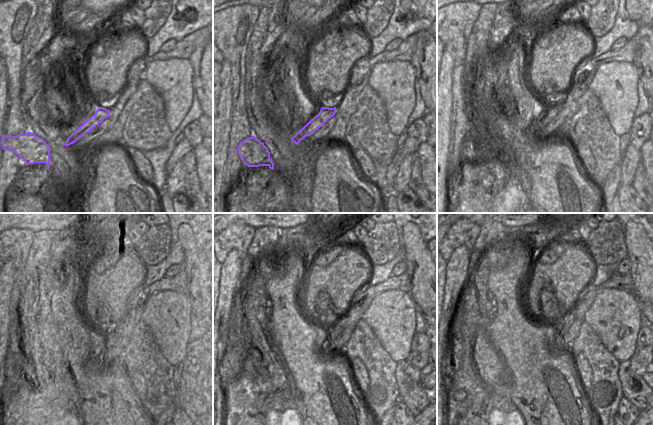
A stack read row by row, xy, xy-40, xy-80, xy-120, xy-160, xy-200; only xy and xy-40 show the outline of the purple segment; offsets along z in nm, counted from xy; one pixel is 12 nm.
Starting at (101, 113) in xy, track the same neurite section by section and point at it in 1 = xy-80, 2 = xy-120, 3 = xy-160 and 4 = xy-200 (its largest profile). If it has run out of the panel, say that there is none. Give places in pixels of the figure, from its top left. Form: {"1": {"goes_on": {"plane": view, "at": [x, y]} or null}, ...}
{"1": {"goes_on": {"plane": "xy-80", "at": [549, 113]}}, "2": {"goes_on": {"plane": "xy-120", "at": [107, 334]}}, "3": {"goes_on": {"plane": "xy-160", "at": [340, 325]}}, "4": {"goes_on": {"plane": "xy-200", "at": [568, 319]}}}

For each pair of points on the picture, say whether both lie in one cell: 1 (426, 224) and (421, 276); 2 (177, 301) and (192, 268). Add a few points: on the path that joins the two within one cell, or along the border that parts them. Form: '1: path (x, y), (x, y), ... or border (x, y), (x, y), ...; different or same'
1: border (414, 223), (426, 243); different
2: border (184, 292), (191, 307); different

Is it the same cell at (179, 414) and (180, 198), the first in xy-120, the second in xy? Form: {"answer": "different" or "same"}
{"answer": "same"}

